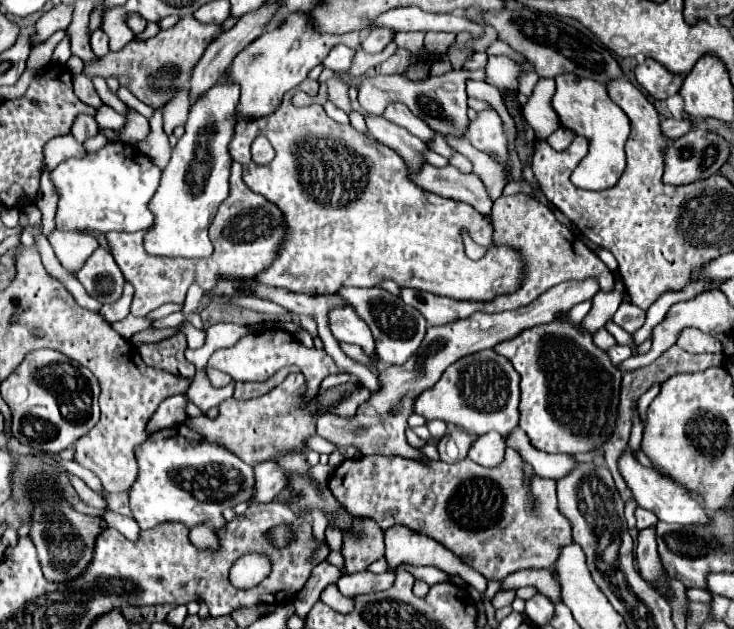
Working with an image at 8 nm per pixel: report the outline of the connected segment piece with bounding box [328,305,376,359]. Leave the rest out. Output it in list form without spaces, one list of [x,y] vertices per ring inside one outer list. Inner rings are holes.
[[[346,305],[332,307],[328,313],[328,327],[338,341],[356,343],[366,351],[366,355],[376,359],[374,339],[372,339],[370,329],[350,307],[346,307]]]

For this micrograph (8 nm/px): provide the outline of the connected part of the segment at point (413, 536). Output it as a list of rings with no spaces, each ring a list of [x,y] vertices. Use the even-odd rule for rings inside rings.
[[[394,525],[394,527],[390,527],[386,531],[386,559],[388,559],[390,567],[400,567],[400,565],[412,565],[412,567],[436,565],[442,571],[446,571],[448,575],[458,573],[468,585],[472,585],[478,591],[486,589],[486,579],[478,571],[474,571],[470,565],[460,561],[458,555],[454,555],[448,547],[444,547],[436,539],[430,539],[428,535],[418,535],[418,531],[410,531],[408,527],[402,527],[402,525]]]

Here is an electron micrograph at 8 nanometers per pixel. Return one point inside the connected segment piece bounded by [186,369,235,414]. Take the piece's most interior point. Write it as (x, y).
(201, 393)

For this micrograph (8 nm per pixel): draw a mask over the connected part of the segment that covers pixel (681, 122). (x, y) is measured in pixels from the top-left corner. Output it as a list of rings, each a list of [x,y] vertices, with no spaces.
[[[670,117],[670,119],[662,121],[662,131],[670,139],[678,139],[680,135],[688,133],[690,129],[692,129],[692,119],[674,119],[674,117]]]

